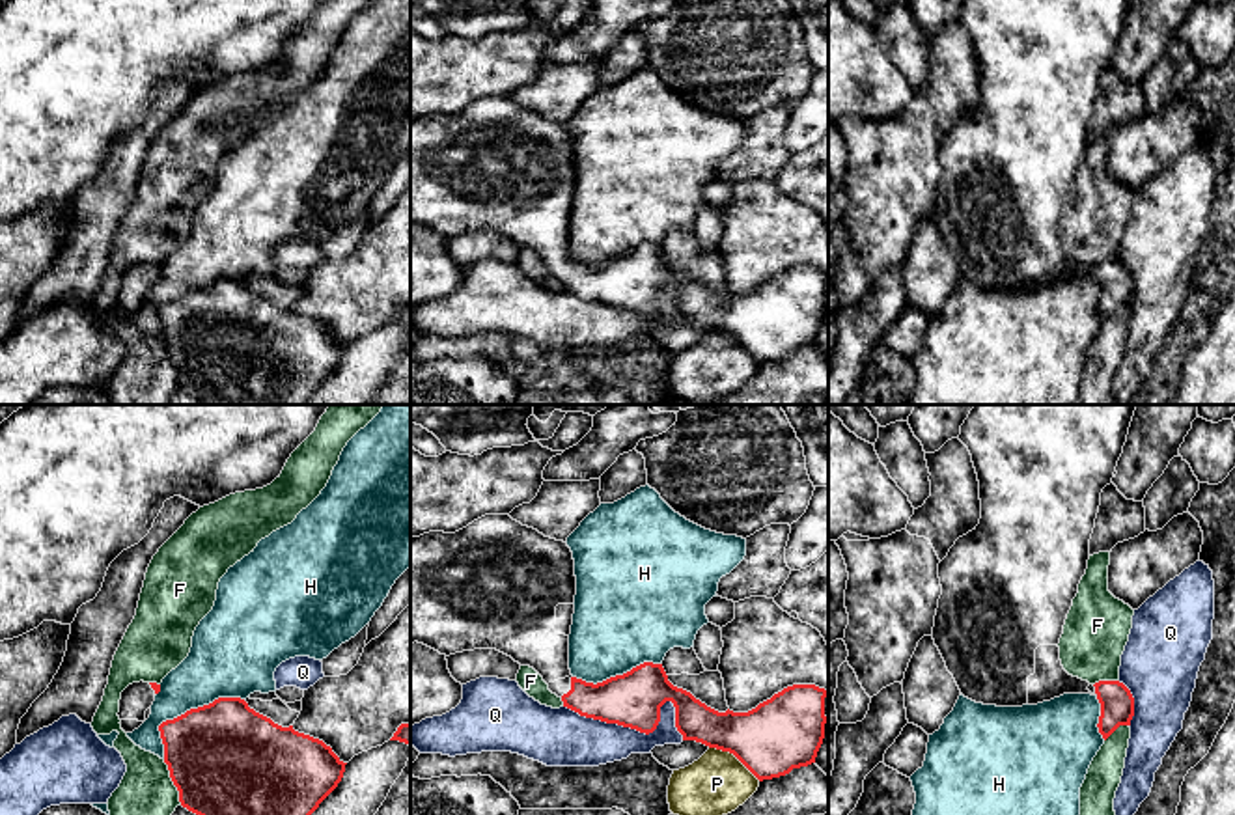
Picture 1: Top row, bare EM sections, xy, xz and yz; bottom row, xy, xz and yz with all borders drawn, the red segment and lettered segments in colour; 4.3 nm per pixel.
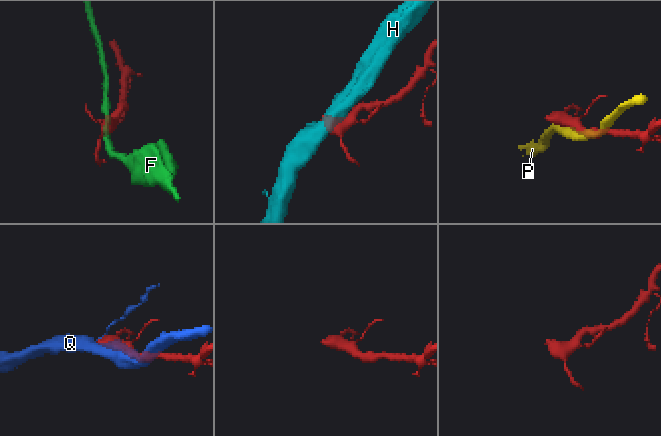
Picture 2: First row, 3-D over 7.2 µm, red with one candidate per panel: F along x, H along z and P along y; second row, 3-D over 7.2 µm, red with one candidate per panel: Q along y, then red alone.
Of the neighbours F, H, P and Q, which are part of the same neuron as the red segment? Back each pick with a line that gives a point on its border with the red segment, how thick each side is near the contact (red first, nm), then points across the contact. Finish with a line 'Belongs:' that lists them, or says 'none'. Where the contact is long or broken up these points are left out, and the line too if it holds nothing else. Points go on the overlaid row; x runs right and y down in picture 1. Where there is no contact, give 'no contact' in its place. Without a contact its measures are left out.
Belongs: none

